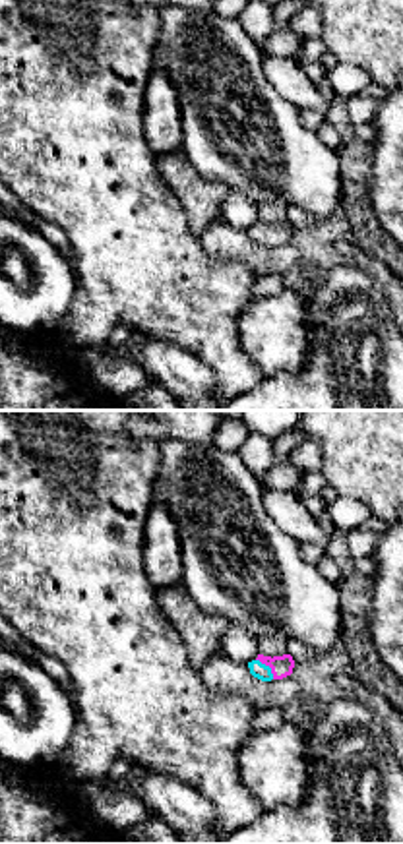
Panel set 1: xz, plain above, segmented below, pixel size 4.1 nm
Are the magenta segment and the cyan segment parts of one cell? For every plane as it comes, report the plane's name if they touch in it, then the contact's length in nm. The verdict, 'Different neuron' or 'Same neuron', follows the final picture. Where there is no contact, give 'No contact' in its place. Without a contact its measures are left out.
Touches magenta in xz. Shared border 120 nm

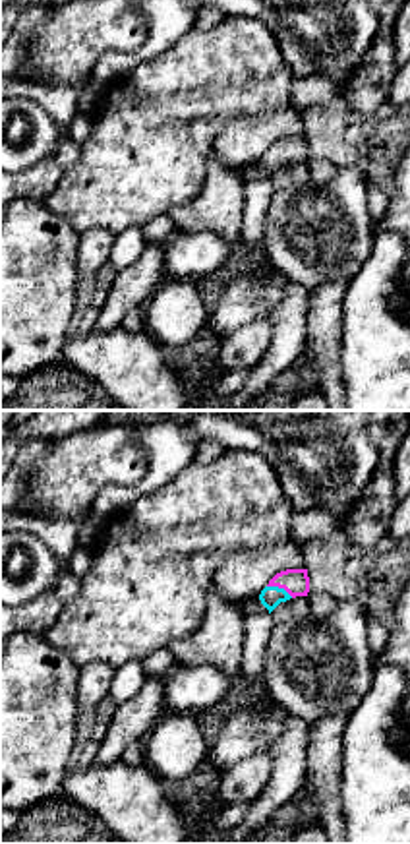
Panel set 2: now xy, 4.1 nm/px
Touches magenta in xy. Shared border 120 nm

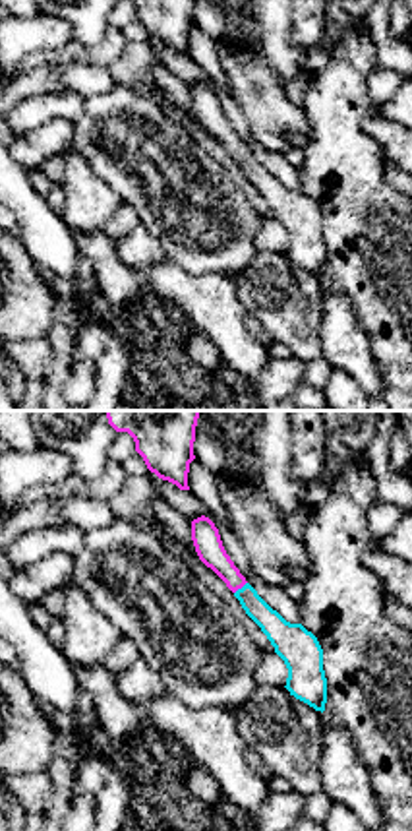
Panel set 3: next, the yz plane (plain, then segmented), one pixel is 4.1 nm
Touches magenta in yz. Shared border 80 nm

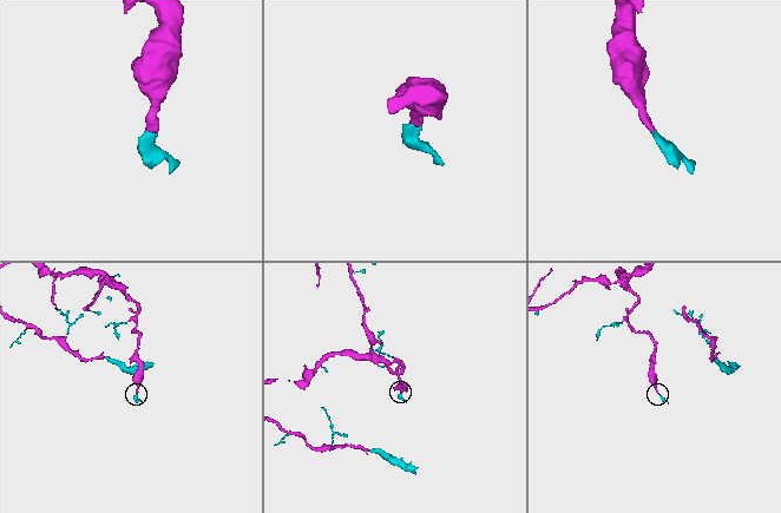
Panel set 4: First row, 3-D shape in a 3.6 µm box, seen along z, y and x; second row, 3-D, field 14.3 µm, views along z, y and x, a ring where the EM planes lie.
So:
Same neuron

